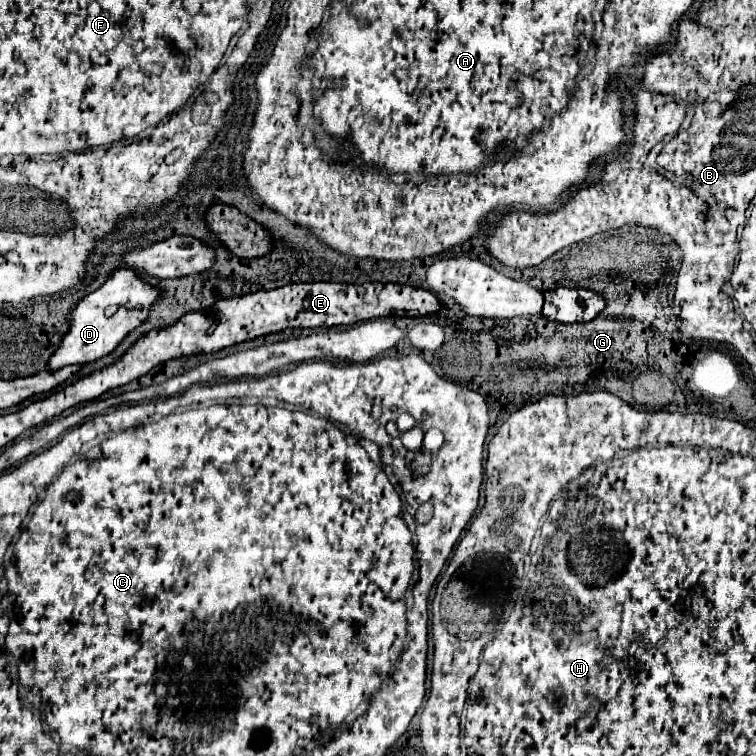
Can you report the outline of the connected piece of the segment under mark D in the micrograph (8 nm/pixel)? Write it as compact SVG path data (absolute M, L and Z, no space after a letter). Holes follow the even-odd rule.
M131 269L111 271L111 275L105 279L105 283L99 289L85 295L73 307L69 317L69 331L67 335L63 335L63 343L59 343L59 351L55 351L55 355L47 361L47 369L57 371L67 365L83 365L111 353L131 329L135 329L139 323L147 319L149 305L155 303L155 297L157 297L157 289L143 283ZM111 305L117 305L117 311L115 315L107 317L105 309Z

